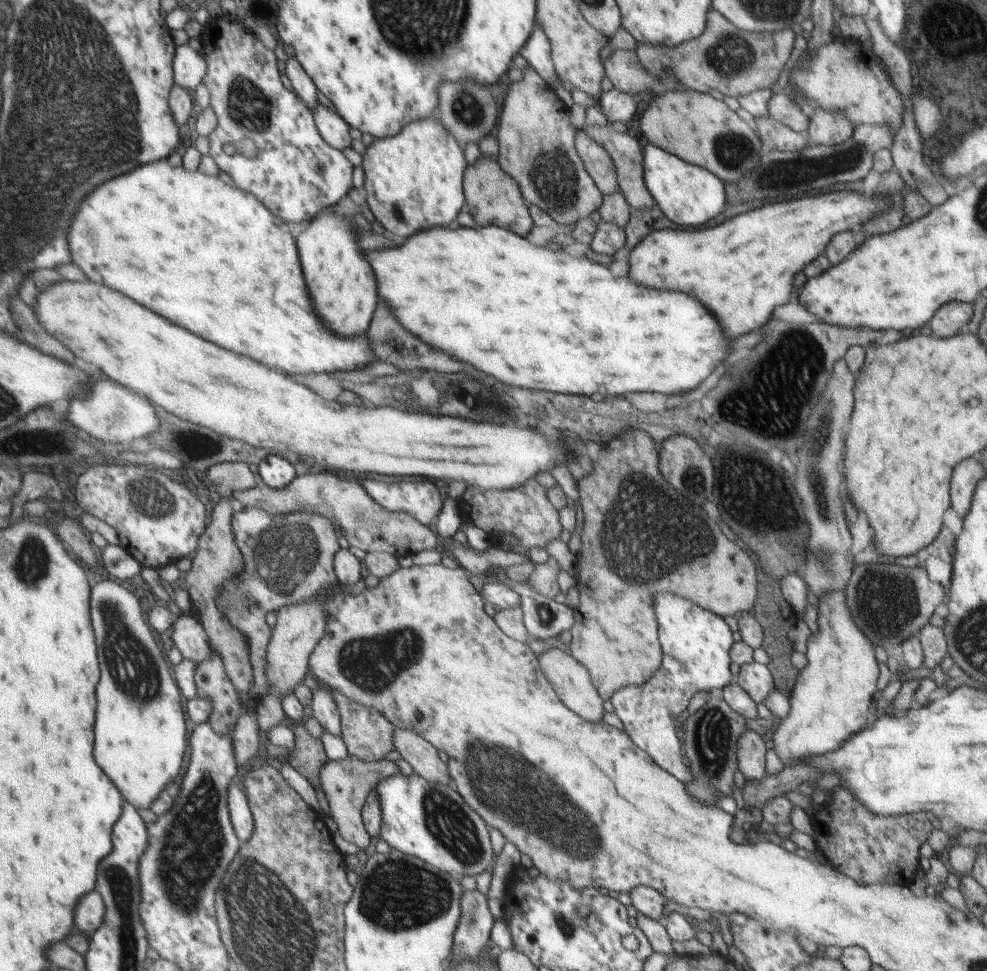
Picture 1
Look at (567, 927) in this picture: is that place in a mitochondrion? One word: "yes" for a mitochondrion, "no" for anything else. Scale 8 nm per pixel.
yes

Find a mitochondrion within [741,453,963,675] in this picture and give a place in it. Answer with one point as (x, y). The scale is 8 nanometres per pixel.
(886, 600)

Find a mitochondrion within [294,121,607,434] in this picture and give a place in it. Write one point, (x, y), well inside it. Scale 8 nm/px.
(554, 176)

